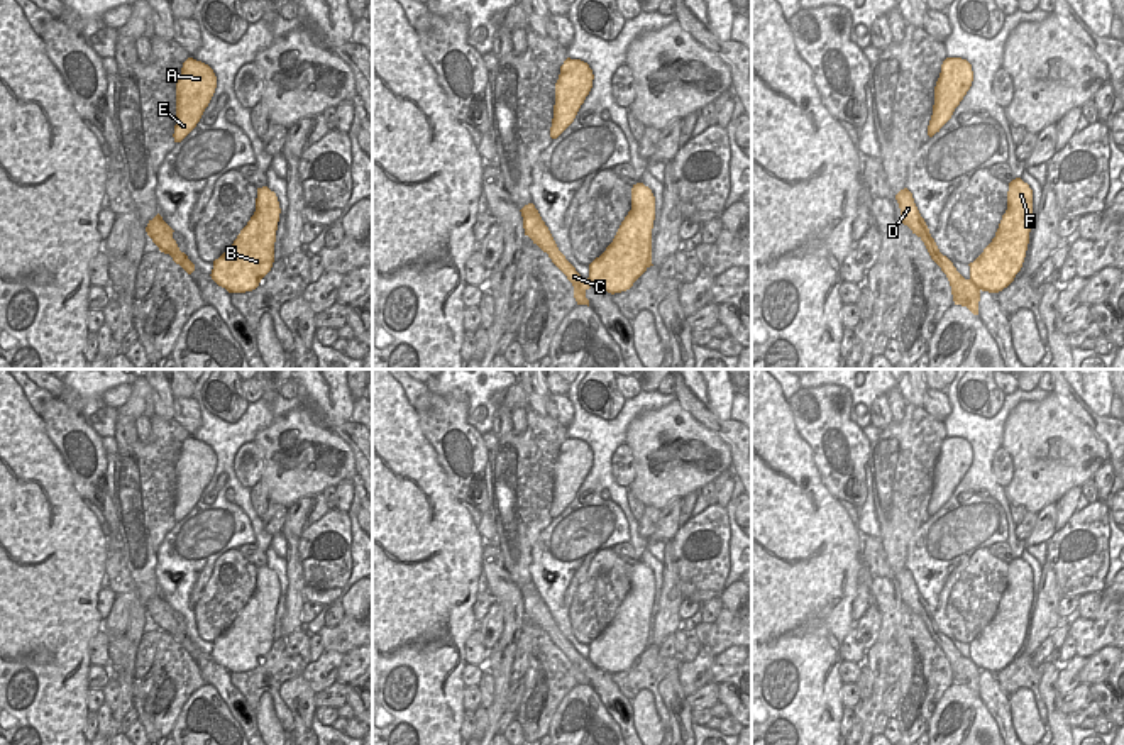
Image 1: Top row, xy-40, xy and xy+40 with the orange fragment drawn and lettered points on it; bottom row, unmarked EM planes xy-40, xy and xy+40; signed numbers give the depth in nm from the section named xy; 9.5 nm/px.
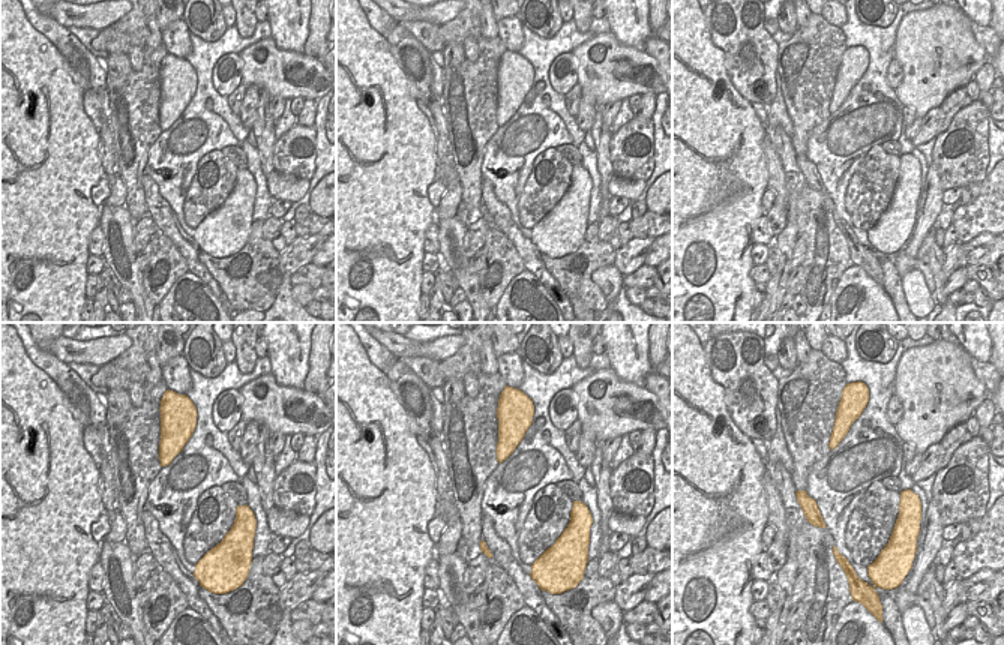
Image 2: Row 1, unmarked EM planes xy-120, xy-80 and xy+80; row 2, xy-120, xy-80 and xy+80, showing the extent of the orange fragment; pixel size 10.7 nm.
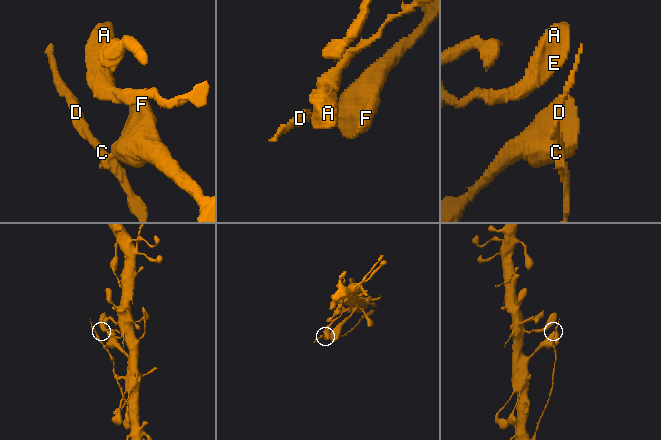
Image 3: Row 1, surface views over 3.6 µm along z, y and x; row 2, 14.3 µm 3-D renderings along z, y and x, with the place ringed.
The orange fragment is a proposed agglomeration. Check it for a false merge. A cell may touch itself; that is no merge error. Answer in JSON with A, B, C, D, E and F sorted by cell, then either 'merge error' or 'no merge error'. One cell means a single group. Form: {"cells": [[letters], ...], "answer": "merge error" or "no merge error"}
{"cells": [["A", "B", "E", "F"], ["C", "D"]], "answer": "merge error"}

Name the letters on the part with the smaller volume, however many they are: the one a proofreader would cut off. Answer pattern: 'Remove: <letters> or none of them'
Remove: C, D.

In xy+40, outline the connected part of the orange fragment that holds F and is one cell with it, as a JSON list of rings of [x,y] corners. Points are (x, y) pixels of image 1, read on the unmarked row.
[[[1021,557],[1009,562],[1007,589],[992,621],[970,642],[970,659],[977,667],[999,672],[1021,650],[1033,603],[1033,569]]]

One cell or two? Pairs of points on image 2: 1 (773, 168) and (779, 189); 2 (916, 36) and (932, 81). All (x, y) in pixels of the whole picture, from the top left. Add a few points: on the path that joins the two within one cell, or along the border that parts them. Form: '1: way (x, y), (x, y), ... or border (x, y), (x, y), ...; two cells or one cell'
1: way (775, 173), (778, 185); one cell
2: way (926, 47), (931, 51), (931, 71); one cell

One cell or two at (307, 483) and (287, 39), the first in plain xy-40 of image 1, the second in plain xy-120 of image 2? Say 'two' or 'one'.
two

